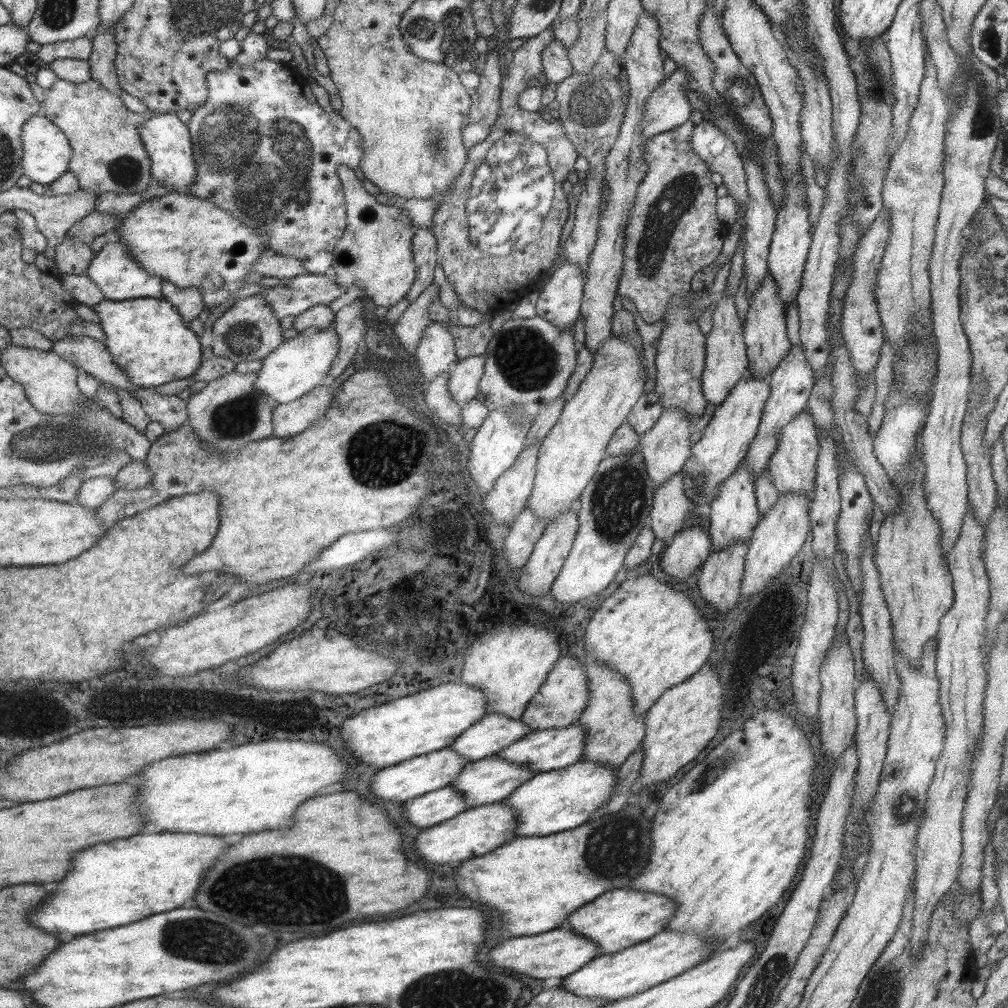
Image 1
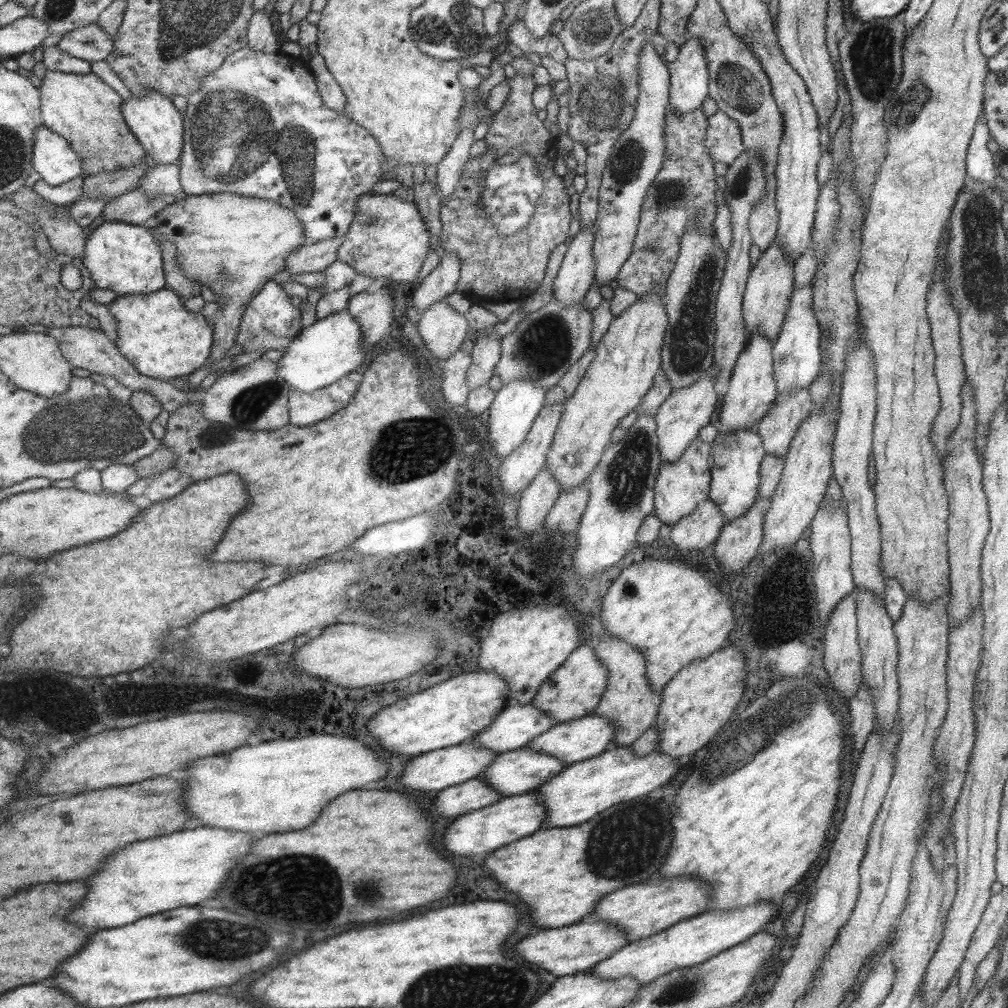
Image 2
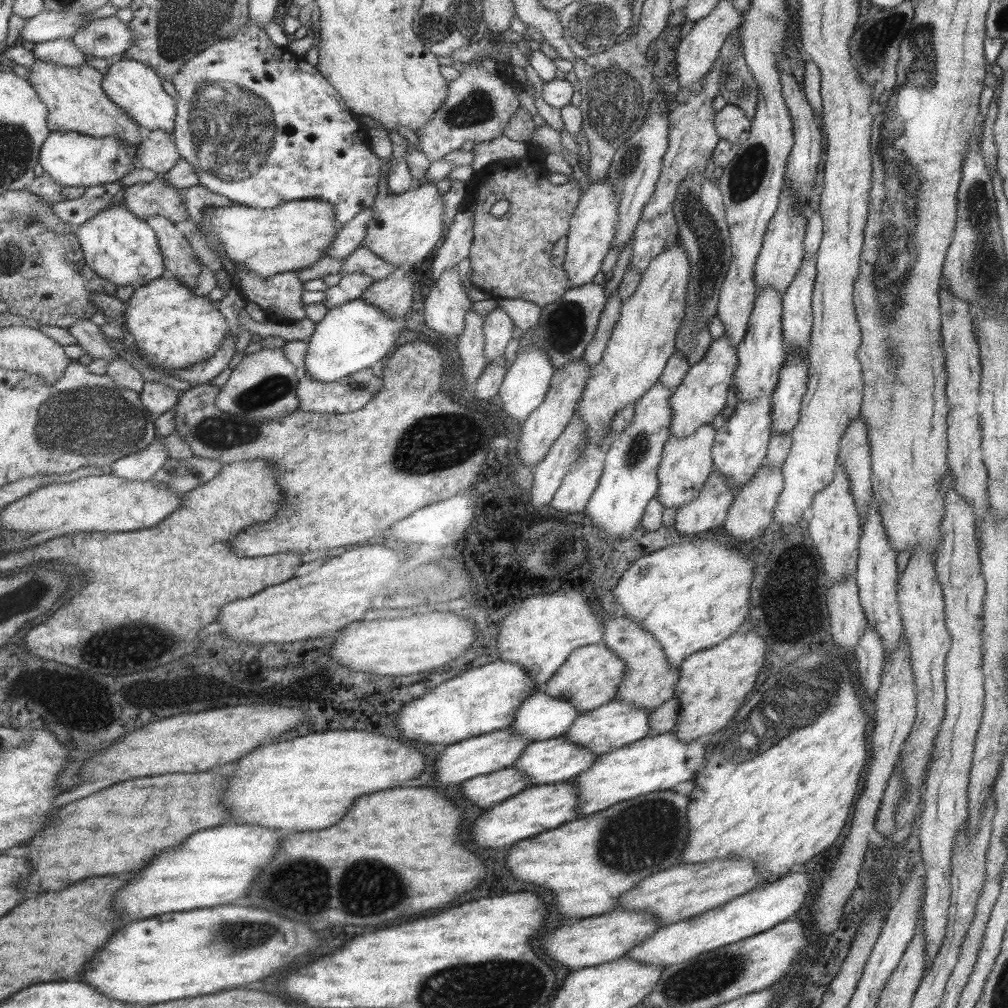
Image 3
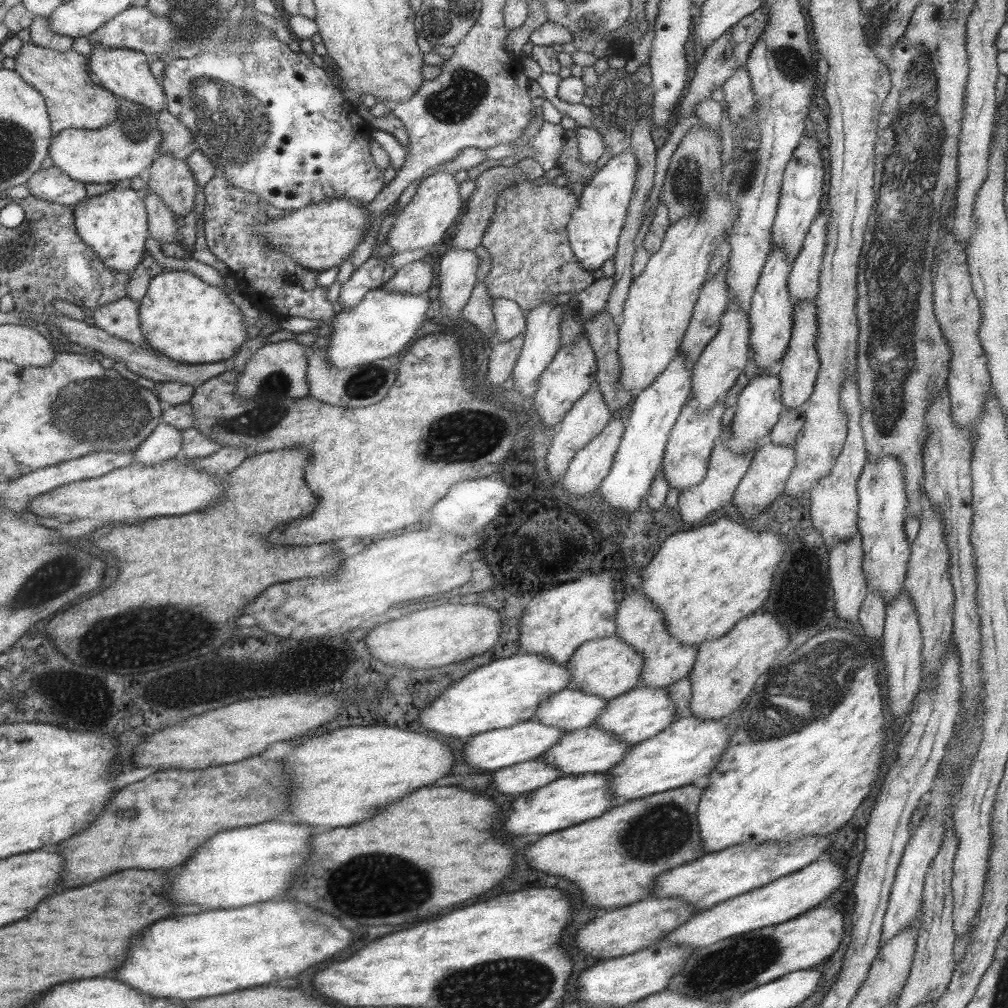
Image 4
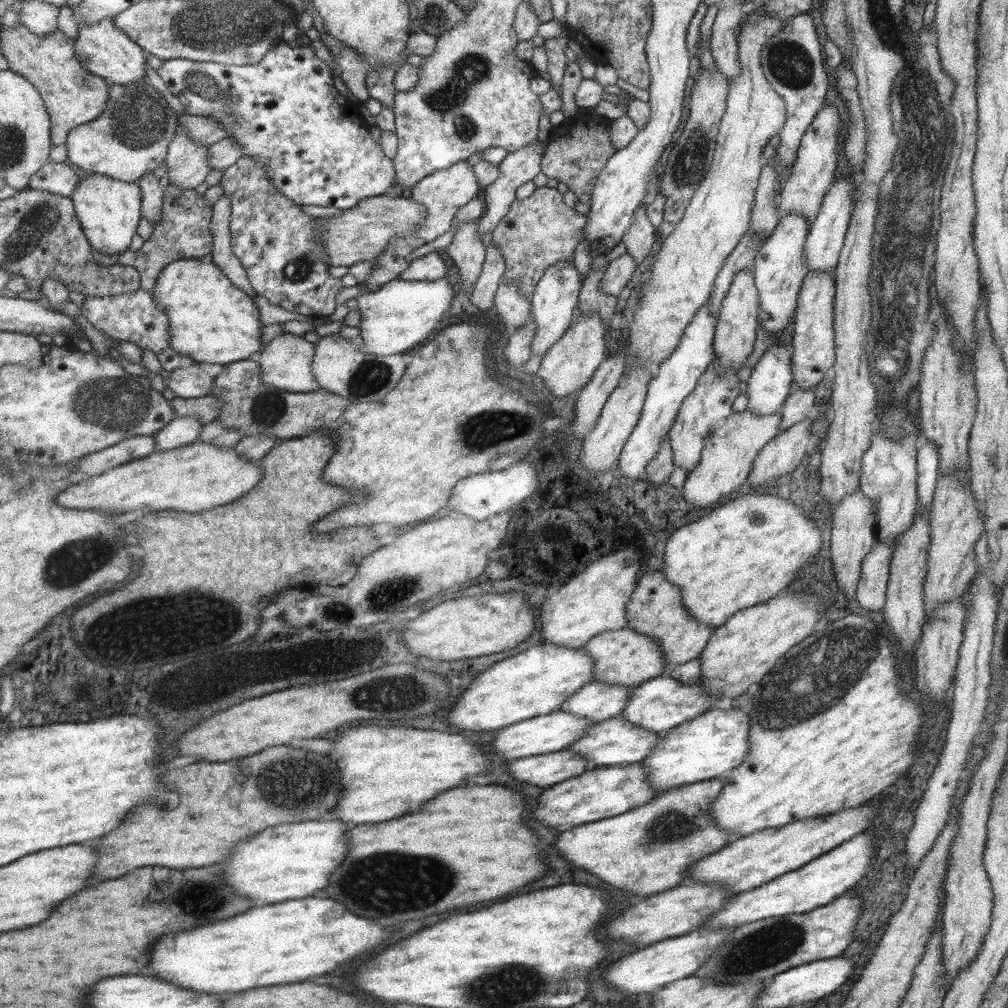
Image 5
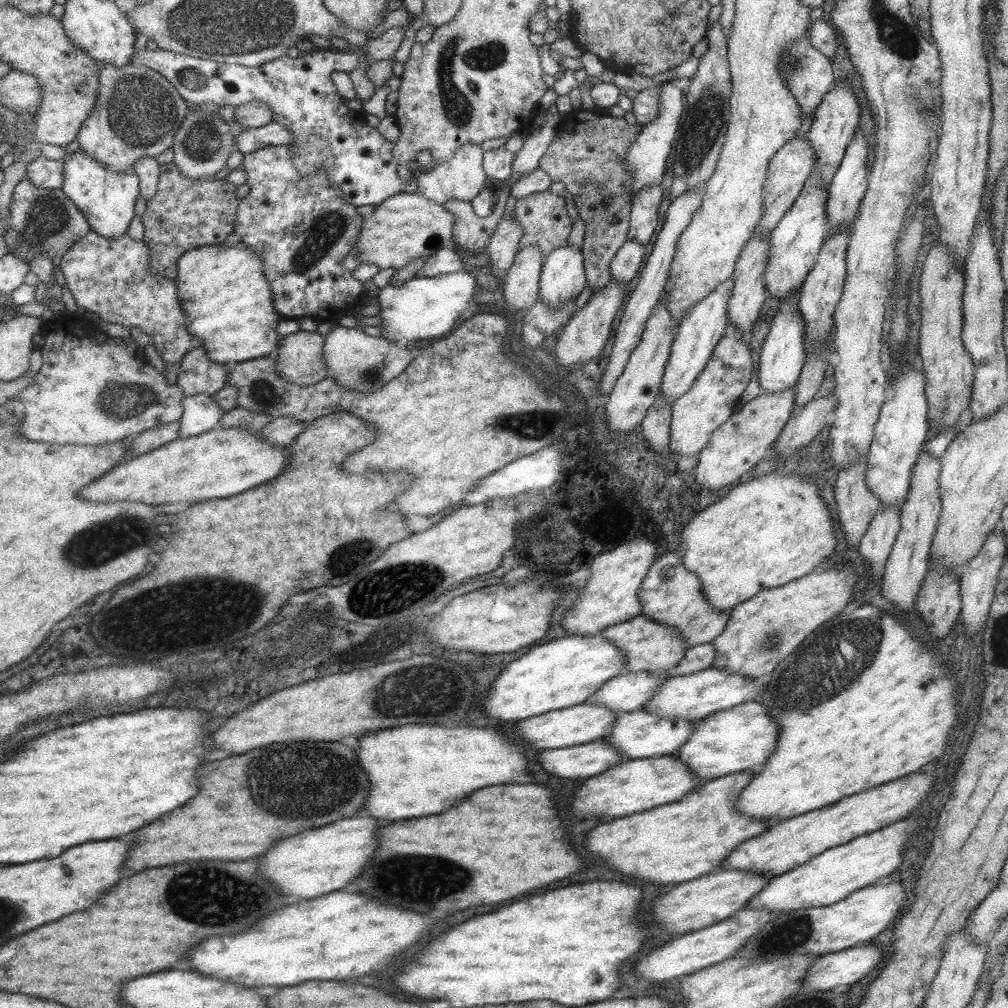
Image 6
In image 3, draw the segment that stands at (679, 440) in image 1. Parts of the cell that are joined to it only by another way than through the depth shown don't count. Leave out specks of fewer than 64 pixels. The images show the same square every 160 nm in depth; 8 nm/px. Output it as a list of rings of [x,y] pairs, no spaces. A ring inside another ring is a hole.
[[[724,334],[713,338],[712,344],[706,356],[693,366],[687,369],[682,376],[679,386],[673,391],[670,398],[671,408],[671,432],[670,436],[675,438],[685,438],[693,431],[711,423],[711,420],[721,412],[721,406],[725,402],[725,394],[731,386],[731,372],[738,364],[738,357],[735,352],[736,347],[731,346]]]

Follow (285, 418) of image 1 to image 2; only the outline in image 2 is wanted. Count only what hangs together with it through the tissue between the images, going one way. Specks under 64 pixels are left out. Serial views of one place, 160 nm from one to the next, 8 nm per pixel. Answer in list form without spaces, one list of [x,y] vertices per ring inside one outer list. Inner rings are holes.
[[[344,376],[331,386],[313,394],[292,390],[289,399],[290,424],[305,427],[332,417],[351,402],[357,385],[357,379],[353,381]]]

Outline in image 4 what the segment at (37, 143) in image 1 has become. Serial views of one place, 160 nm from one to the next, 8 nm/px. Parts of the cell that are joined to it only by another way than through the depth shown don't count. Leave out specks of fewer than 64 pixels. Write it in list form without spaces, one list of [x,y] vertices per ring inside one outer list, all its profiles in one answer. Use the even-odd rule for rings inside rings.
[[[121,98],[120,102],[120,118],[113,124],[99,130],[67,129],[54,135],[50,146],[53,165],[83,184],[120,184],[127,183],[135,176],[145,176],[150,166],[161,156],[163,133],[159,128],[158,114],[126,98]]]

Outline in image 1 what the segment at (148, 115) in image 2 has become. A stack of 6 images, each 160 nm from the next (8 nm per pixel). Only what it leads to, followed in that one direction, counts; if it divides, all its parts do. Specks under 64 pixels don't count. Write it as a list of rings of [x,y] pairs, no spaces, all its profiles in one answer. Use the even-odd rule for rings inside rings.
[[[156,113],[142,126],[142,137],[153,162],[154,180],[161,186],[184,192],[193,186],[198,178],[198,164],[195,158],[194,138],[189,125],[183,124],[175,113]]]

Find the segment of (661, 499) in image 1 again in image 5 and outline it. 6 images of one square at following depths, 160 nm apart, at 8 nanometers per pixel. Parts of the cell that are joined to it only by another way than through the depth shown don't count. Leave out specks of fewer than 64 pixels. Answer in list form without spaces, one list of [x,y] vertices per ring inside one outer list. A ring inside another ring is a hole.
[[[713,361],[709,364],[706,372],[698,378],[698,384],[695,385],[693,392],[682,402],[676,421],[673,422],[671,430],[666,434],[666,438],[670,442],[670,449],[673,451],[675,467],[685,470],[687,474],[699,465],[706,438],[715,429],[722,426],[727,416],[732,414],[731,402],[739,394],[739,389],[737,374],[720,374],[716,362]]]

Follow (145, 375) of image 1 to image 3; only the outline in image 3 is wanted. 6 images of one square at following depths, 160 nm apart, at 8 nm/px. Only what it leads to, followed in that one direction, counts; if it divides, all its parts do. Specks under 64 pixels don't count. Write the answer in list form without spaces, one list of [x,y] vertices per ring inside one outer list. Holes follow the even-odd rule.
[[[168,274],[143,285],[126,302],[126,325],[135,337],[136,348],[144,360],[163,370],[197,367],[198,363],[214,357],[231,334],[217,303],[207,296],[197,297],[192,288]]]

